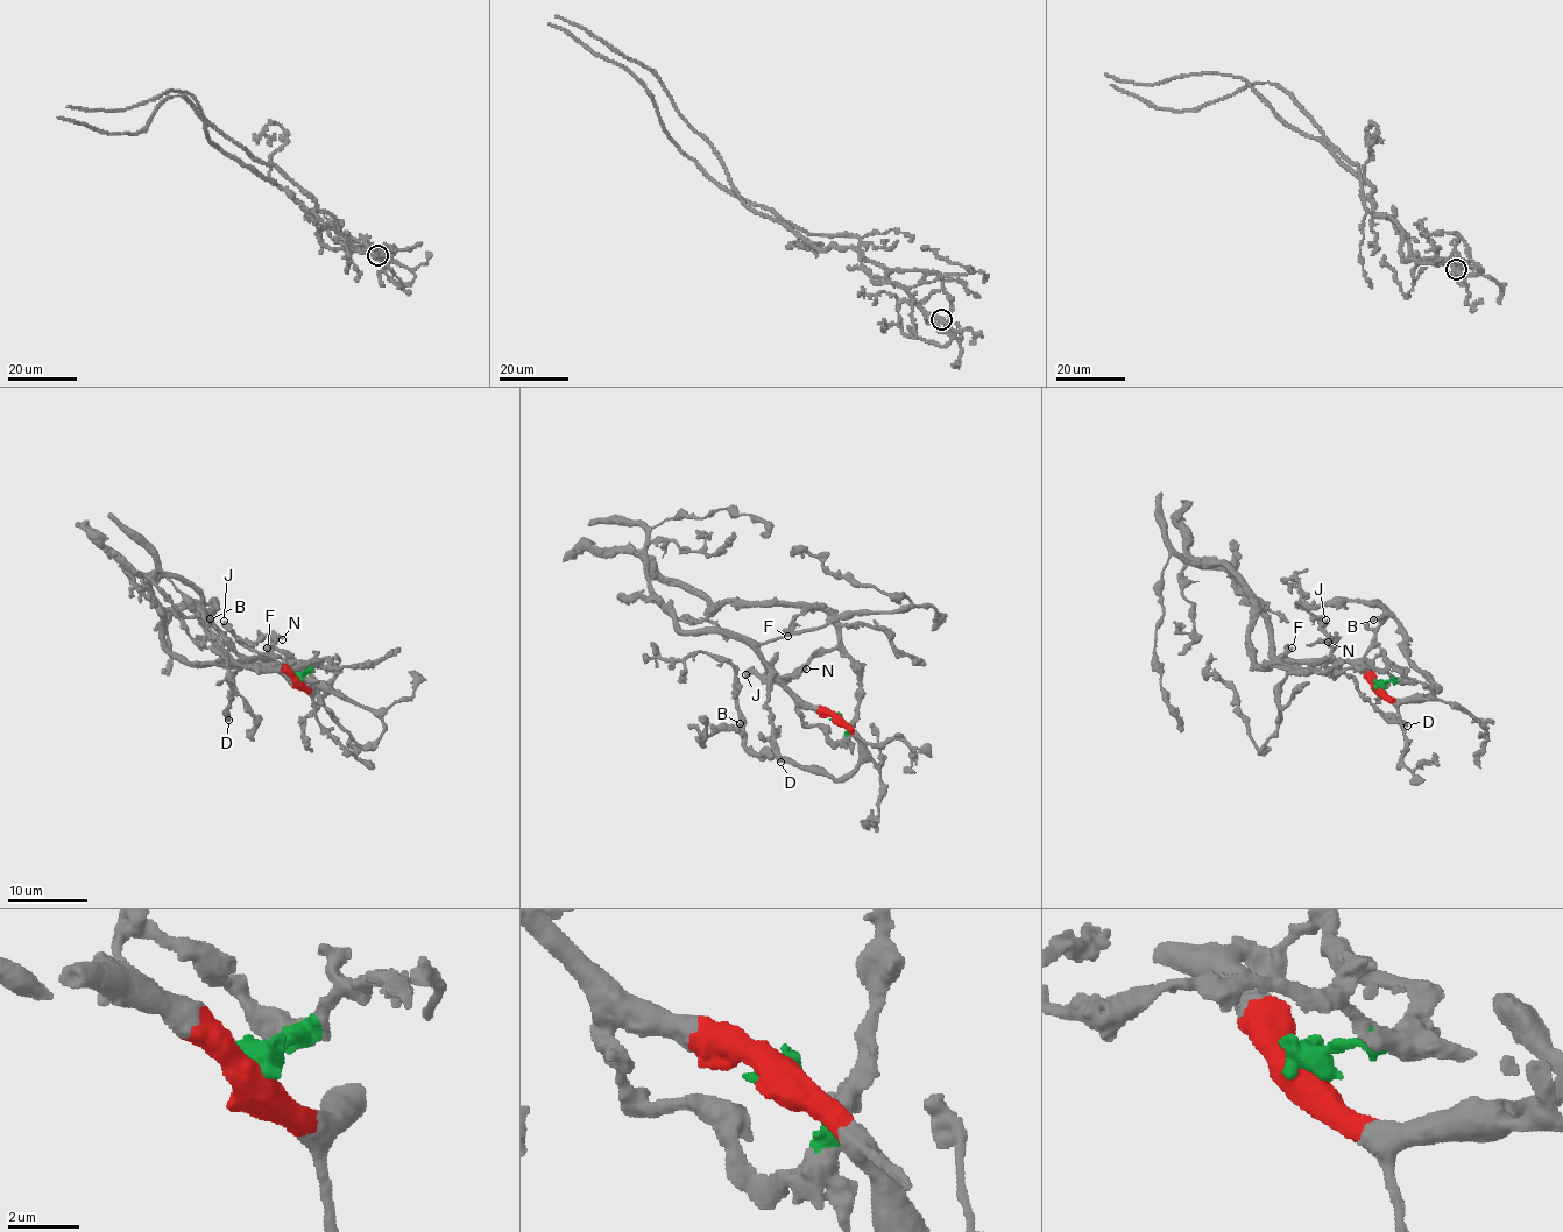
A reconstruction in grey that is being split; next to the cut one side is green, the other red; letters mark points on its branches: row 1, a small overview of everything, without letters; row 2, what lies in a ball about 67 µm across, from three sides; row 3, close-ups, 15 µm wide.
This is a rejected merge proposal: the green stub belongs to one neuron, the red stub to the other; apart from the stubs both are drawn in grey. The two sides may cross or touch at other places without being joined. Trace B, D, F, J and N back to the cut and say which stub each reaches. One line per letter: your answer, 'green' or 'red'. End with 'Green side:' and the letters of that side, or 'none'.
B: red
D: red
F: green
J: green
N: green
Green side: F, J, N

